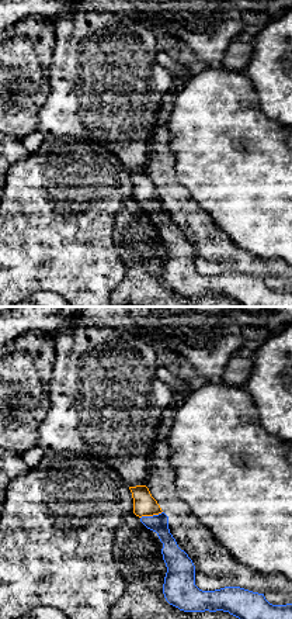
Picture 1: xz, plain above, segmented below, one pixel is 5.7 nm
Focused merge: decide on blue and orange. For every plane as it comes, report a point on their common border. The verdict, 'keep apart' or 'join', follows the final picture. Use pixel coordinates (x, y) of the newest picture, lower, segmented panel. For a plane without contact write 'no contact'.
(150, 517)

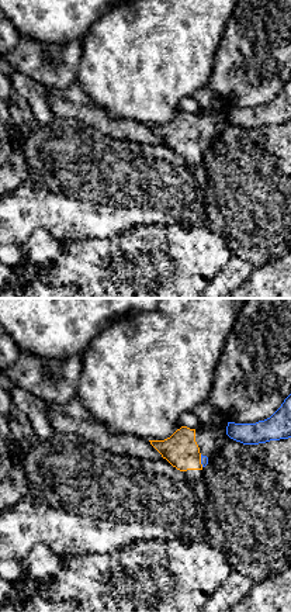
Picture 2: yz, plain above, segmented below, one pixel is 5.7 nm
(201, 460)

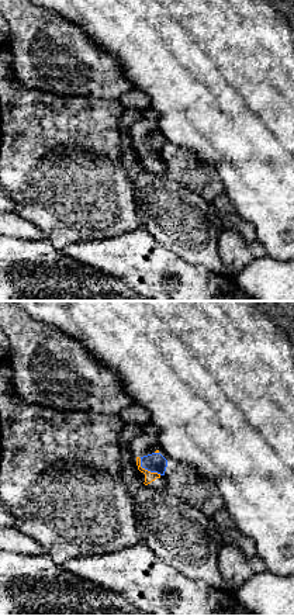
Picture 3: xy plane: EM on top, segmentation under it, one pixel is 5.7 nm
(148, 470)

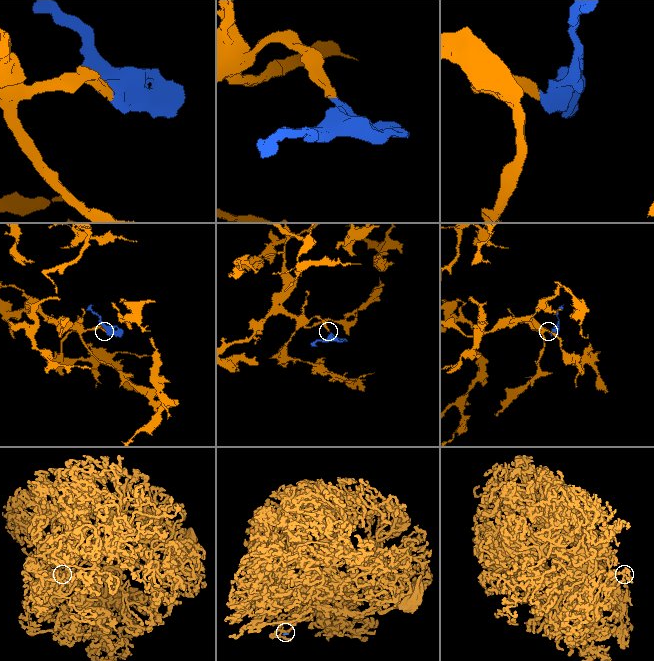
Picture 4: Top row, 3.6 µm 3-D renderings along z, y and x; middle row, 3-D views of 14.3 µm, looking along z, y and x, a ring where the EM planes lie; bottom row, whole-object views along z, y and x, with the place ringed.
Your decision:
join

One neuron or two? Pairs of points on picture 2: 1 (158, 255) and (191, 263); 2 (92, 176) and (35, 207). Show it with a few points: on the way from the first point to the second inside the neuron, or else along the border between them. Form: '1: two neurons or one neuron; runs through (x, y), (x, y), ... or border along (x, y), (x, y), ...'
1: one neuron; runs through (166, 263), (183, 263)
2: one neuron; runs through (78, 187), (66, 199), (49, 199)

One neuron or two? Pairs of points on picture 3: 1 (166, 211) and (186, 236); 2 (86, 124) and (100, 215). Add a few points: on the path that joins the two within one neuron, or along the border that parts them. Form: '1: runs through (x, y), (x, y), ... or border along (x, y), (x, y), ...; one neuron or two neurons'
1: runs through (172, 217), (186, 231); one neuron
2: runs through (103, 146), (116, 166), (100, 182), (100, 193); one neuron

